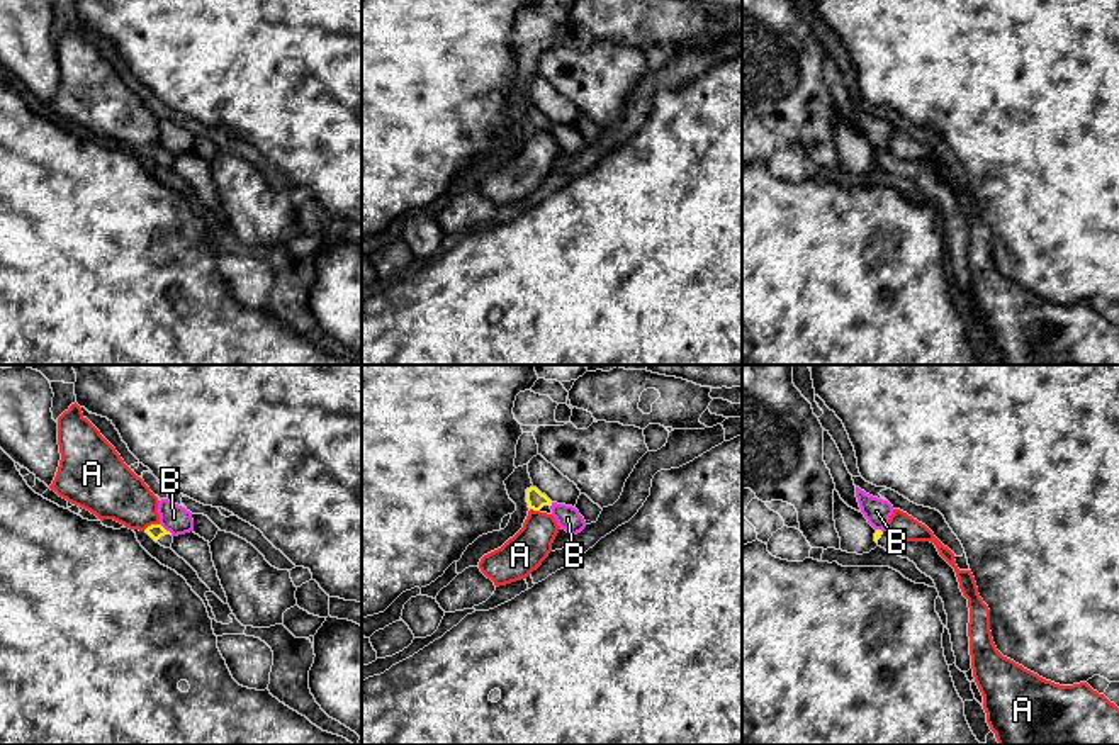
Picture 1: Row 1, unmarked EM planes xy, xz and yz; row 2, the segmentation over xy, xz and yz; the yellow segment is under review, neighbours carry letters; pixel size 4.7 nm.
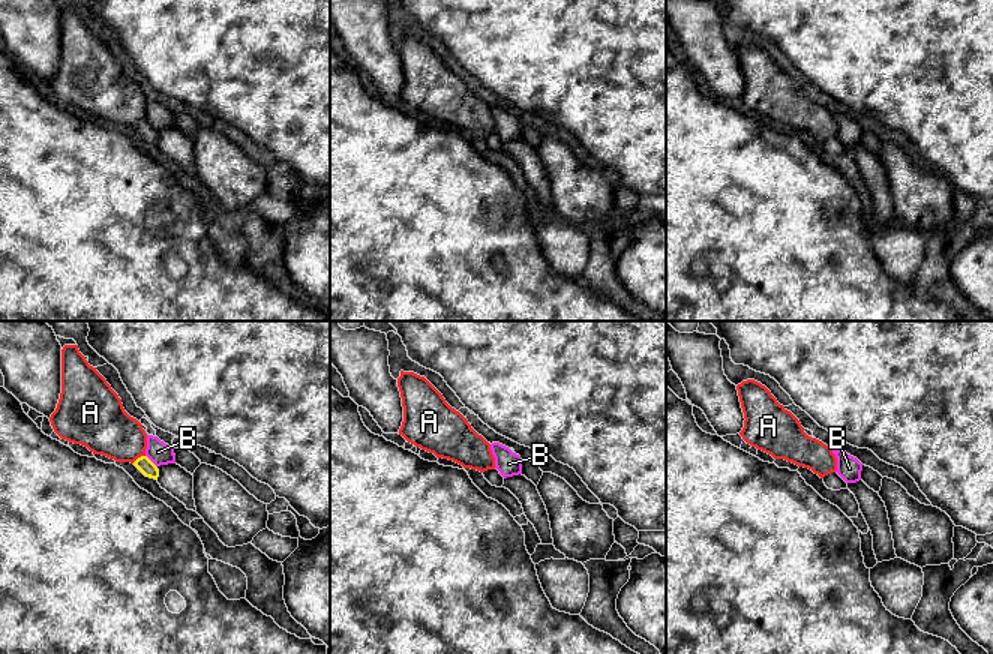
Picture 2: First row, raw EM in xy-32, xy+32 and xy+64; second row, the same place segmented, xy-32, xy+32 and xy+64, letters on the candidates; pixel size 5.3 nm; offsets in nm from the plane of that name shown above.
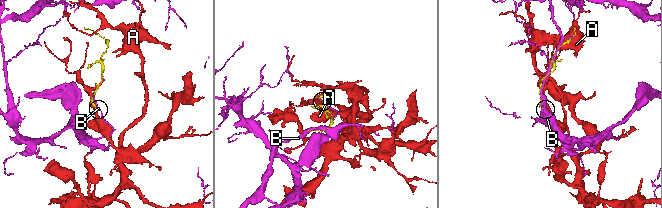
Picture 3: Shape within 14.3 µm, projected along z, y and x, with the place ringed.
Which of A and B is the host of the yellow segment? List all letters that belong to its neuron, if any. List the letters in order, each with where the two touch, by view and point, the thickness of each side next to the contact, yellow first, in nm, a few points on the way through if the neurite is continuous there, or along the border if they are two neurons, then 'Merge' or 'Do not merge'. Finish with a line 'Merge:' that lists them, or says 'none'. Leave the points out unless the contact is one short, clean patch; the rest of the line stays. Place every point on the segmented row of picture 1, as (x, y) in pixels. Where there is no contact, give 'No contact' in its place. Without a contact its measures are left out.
A: Touches yellow at xy (151, 525). Thickness 70 nm (yellow) against 280 nm. Do not merge
B: Touches yellow at xy (165, 530). Thickness 70 nm (yellow) against 140 nm. Do not merge
Merge: none

